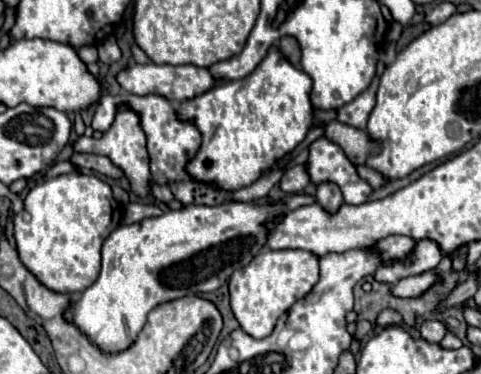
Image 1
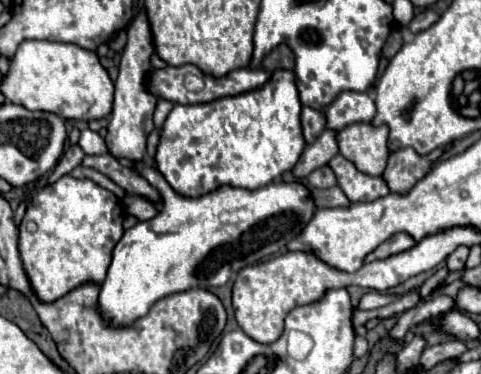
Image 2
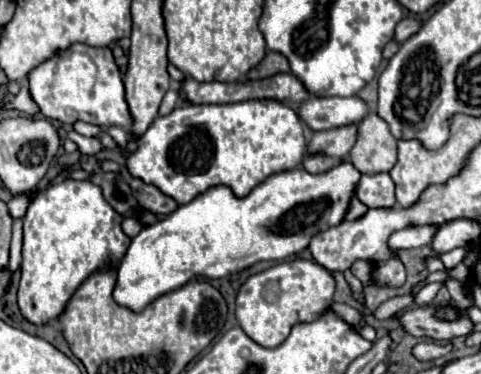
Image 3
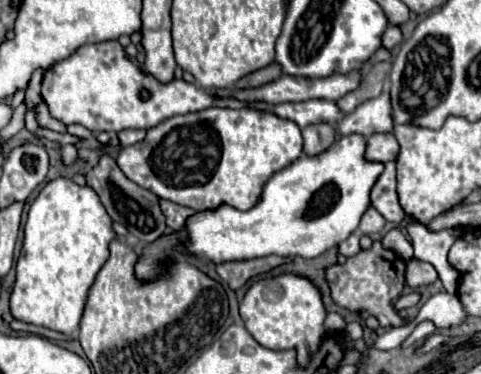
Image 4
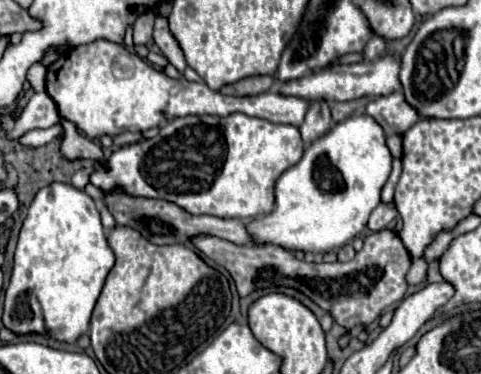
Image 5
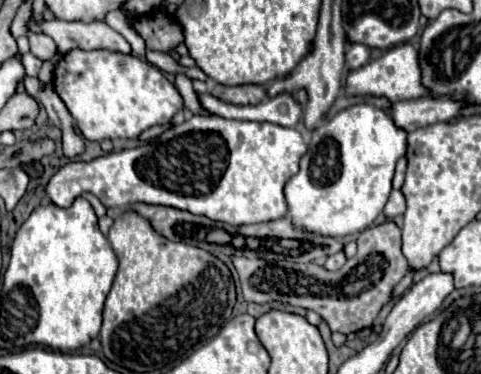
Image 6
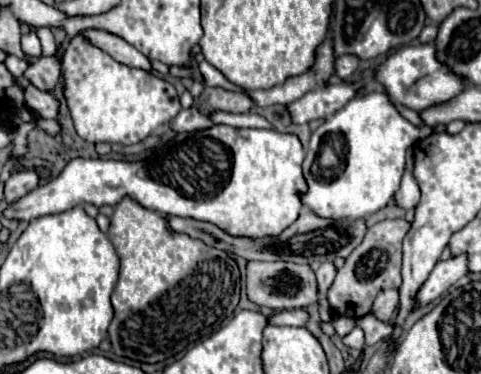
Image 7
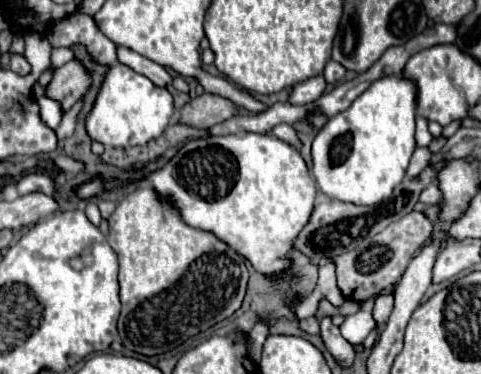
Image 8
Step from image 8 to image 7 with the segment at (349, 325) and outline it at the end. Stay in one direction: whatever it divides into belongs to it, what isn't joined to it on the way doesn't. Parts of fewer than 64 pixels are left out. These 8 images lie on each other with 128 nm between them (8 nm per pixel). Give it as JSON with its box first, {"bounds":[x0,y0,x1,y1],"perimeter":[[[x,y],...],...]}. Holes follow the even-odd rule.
{"bounds":[342,325,365,350],"perimeter":[[[358,325],[354,326],[354,330],[350,334],[346,334],[342,340],[348,348],[354,348],[354,350],[362,350],[365,346],[365,335]]]}

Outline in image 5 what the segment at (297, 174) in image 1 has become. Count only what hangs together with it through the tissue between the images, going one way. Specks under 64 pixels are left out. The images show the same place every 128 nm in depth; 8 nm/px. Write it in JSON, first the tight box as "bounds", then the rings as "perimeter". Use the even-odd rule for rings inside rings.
{"bounds":[366,92,420,136],"perimeter":[[[392,92],[390,96],[382,96],[372,100],[366,106],[366,114],[372,116],[388,136],[392,134],[404,134],[408,128],[412,128],[420,114],[416,108],[412,108],[402,92]]]}

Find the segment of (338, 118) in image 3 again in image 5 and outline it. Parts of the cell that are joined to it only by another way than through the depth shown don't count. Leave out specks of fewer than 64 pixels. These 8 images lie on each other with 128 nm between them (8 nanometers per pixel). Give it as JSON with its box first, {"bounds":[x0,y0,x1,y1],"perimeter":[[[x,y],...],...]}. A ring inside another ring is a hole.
{"bounds":[46,40,310,138],"perimeter":[[[94,40],[64,52],[54,64],[48,66],[46,92],[56,102],[60,116],[74,122],[88,138],[118,136],[122,132],[144,132],[188,114],[228,116],[242,112],[268,122],[300,126],[310,106],[308,100],[298,96],[264,92],[258,96],[238,98],[214,92],[204,82],[188,82],[186,78],[172,80],[164,72],[154,70],[138,54],[108,40]]]}

